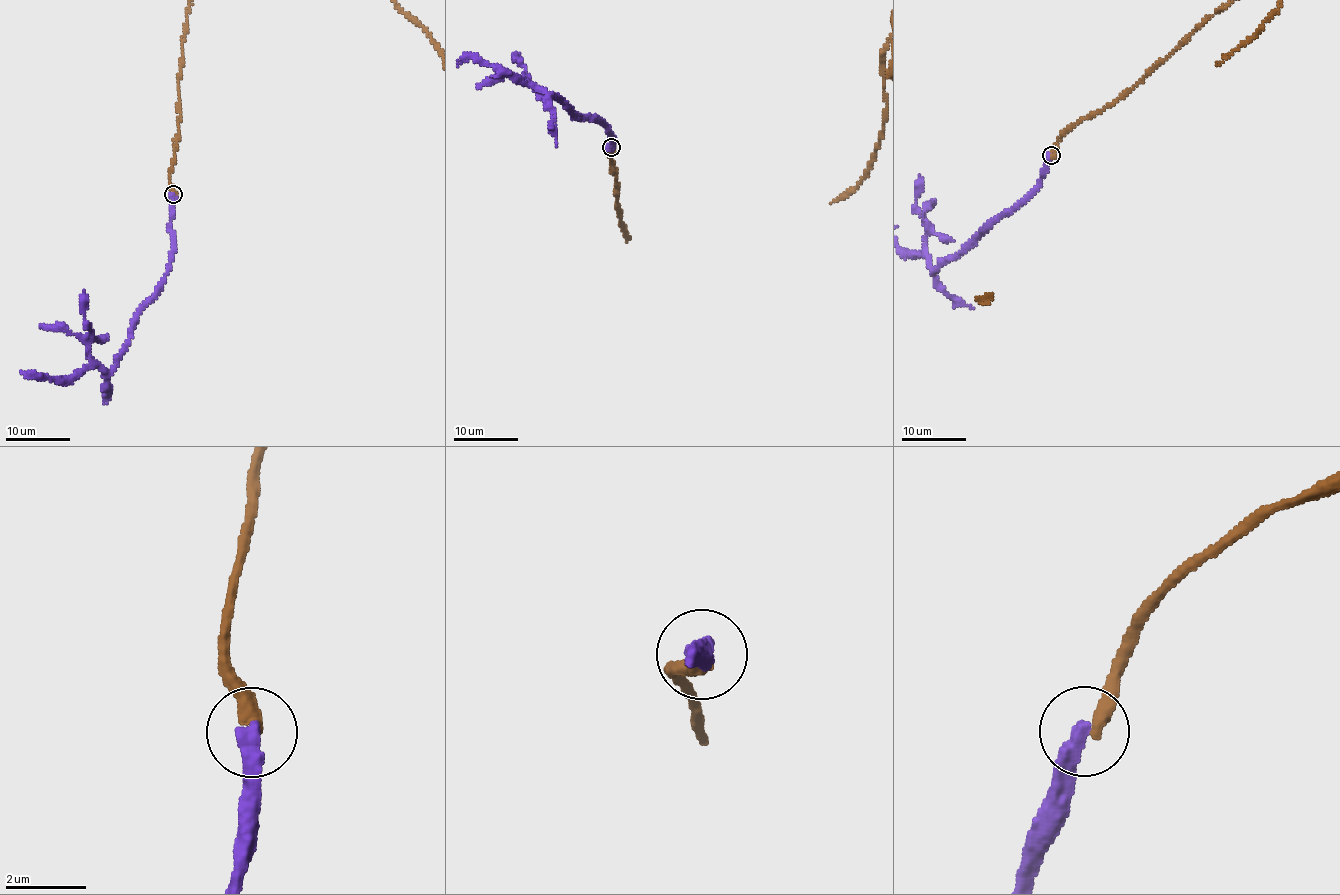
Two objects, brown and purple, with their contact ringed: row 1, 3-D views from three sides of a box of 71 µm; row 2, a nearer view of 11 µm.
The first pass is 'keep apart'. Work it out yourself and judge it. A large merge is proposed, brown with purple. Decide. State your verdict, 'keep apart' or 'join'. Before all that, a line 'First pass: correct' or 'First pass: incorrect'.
First pass: correct
keep apart

